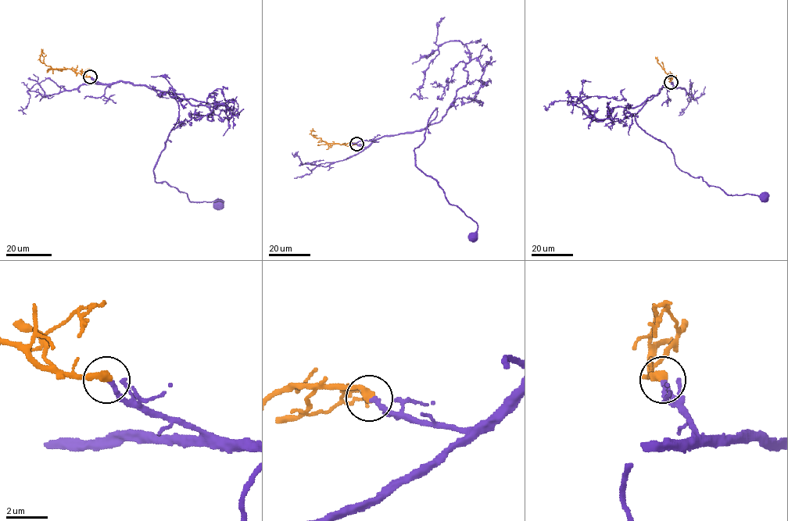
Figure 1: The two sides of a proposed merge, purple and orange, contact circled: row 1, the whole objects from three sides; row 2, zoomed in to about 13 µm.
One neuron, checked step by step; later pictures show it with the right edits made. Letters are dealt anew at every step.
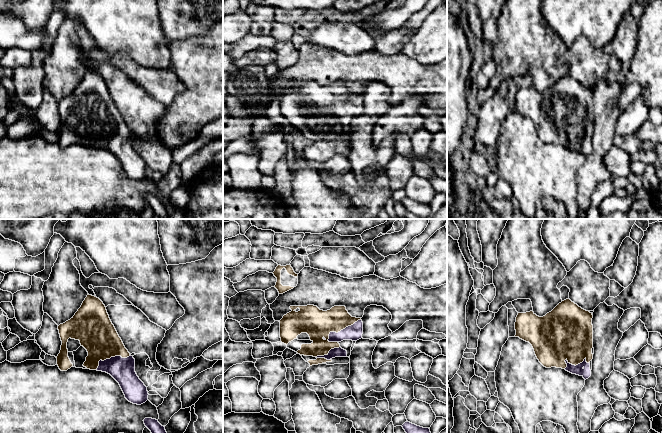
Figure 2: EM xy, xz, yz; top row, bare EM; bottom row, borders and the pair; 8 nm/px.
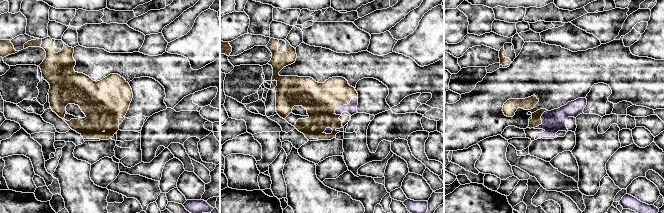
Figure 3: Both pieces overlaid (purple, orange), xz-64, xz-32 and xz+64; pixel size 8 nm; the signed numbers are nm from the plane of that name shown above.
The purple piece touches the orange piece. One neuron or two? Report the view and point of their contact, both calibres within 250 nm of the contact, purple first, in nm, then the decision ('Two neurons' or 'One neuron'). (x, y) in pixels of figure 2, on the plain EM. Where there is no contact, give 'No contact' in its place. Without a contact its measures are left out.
Touches purple at xz (340, 107). Thickness 130 nm (purple) against 220 nm. One neuron

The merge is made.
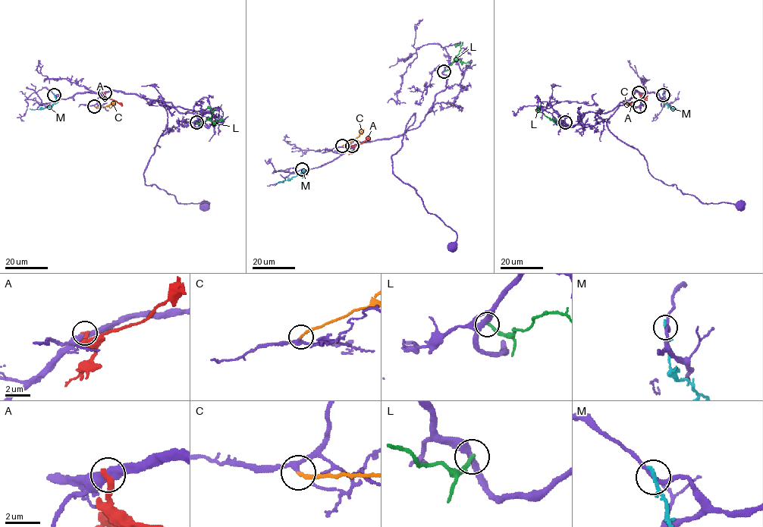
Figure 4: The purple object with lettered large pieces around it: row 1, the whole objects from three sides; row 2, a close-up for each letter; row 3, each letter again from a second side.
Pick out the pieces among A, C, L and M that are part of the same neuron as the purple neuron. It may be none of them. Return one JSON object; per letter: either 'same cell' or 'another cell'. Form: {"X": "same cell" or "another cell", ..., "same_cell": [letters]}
{"A": "another cell", "C": "same cell", "L": "another cell", "M": "another cell", "same_cell": ["C"]}

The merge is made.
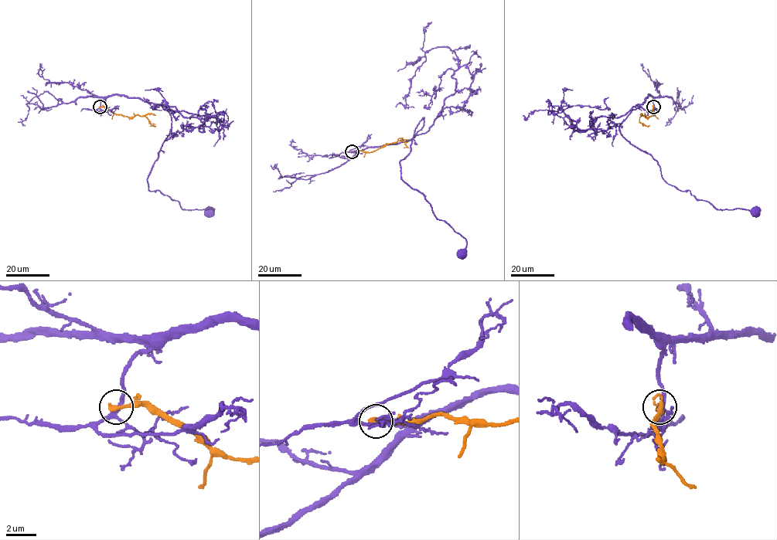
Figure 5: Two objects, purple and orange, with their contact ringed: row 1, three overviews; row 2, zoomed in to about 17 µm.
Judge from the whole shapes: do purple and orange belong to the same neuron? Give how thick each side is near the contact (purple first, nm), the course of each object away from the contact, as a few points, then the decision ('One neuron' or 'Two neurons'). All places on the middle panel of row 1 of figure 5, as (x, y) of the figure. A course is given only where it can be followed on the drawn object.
Thickness 220 nm (purple) against 340 nm. Course of purple: (352, 152), (410, 140), (424, 117), (410, 152), (400, 162), (400, 177), (465, 239), (461, 254). Course of orange: (352, 151), (374, 151), (396, 142), (399, 138), (401, 138), (407, 146), (403, 147). Two neurons

